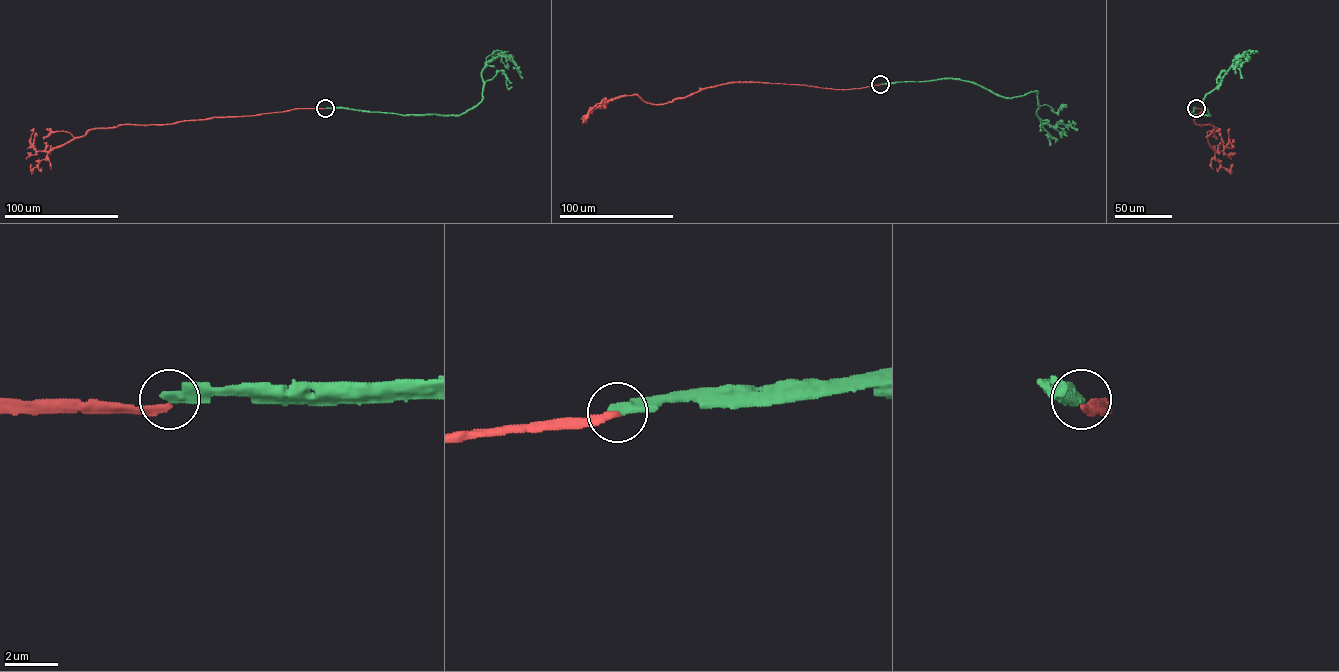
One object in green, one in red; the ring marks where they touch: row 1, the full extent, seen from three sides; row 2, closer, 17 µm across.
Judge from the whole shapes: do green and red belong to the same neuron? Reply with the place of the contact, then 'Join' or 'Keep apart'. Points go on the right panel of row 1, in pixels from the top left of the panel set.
Place: (1196, 108). Keep apart

